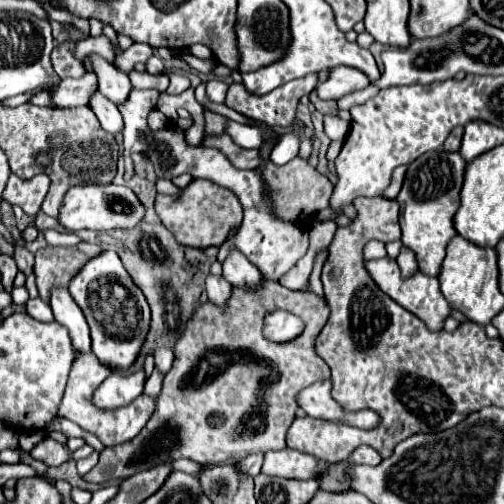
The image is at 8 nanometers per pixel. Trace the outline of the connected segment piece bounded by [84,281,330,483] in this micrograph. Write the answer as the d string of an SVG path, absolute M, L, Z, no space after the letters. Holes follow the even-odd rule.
M278 281L262 283L262 289L258 289L258 291L240 291L240 289L234 289L234 291L232 291L232 297L230 297L230 301L226 303L224 309L220 309L220 307L216 307L216 305L212 305L212 303L204 303L202 307L198 307L198 311L196 311L194 317L188 321L186 331L180 335L180 339L178 339L178 343L176 343L176 347L174 347L174 365L172 365L172 369L168 371L168 375L164 377L162 391L160 391L160 395L156 397L156 411L154 411L154 415L150 417L150 421L146 423L146 427L144 427L132 441L126 441L126 443L122 443L122 445L118 445L118 447L108 447L108 449L104 449L104 451L100 453L100 461L96 463L96 467L94 467L90 473L84 475L84 479L90 481L90 483L102 483L102 479L126 479L126 477L132 477L132 475L138 473L138 471L144 471L144 469L150 469L150 467L156 467L156 465L170 465L172 461L182 459L182 457L192 459L192 461L196 461L196 463L200 463L200 465L218 465L218 463L226 463L226 461L244 459L246 455L254 455L254 451L266 453L266 451L274 451L274 449L284 449L284 447L286 447L286 431L290 429L290 423L296 419L296 411L300 409L300 407L298 407L298 401L296 401L298 393L300 393L302 389L306 389L308 385L316 383L316 381L330 379L330 367L328 367L328 363L314 351L316 337L320 335L322 327L326 325L328 315L330 315L330 309L328 309L328 305L326 305L326 301L324 301L322 297L318 297L318 295L312 293L310 289L306 289L306 291L292 291L292 289L286 289L286 287L282 287ZM274 309L286 309L286 311L298 315L298 317L306 323L304 333L302 333L300 337L296 337L294 341L290 341L290 343L270 343L268 339L264 339L264 335L262 335L262 321L264 321L264 315L266 315L268 311L274 311Z

